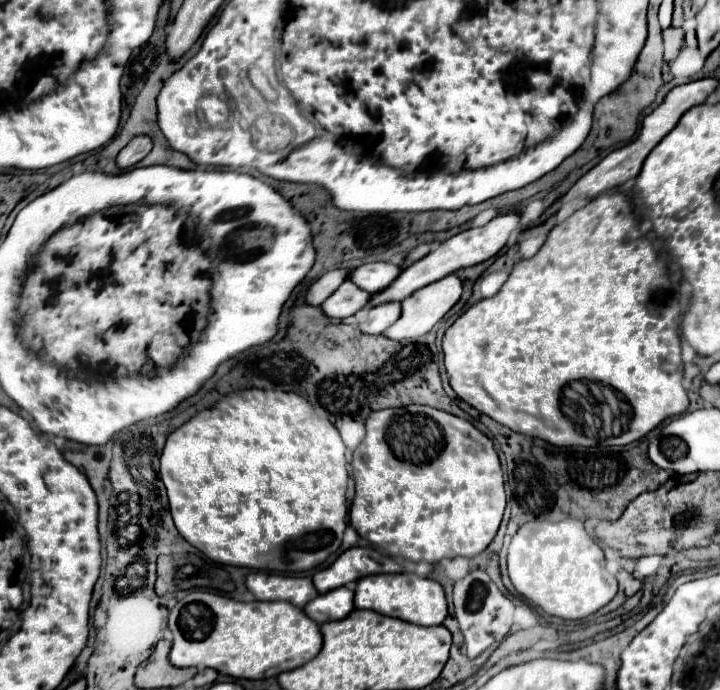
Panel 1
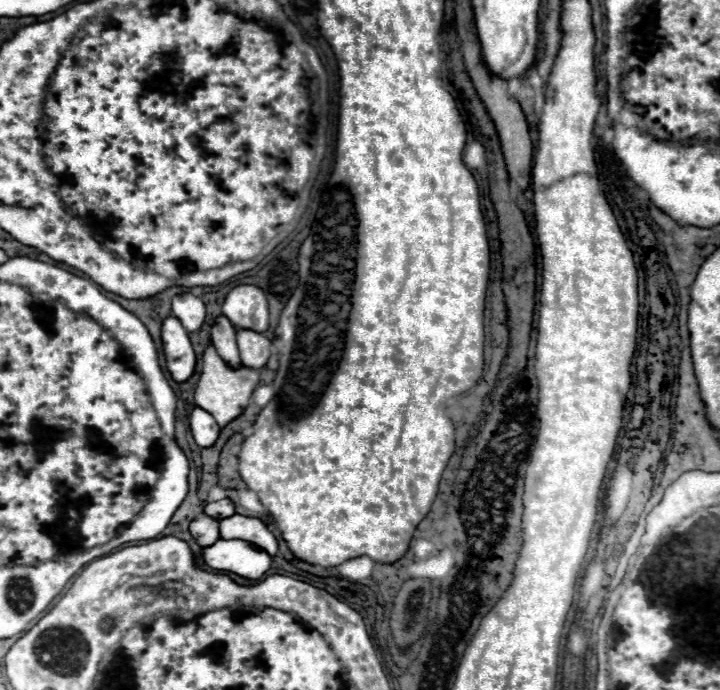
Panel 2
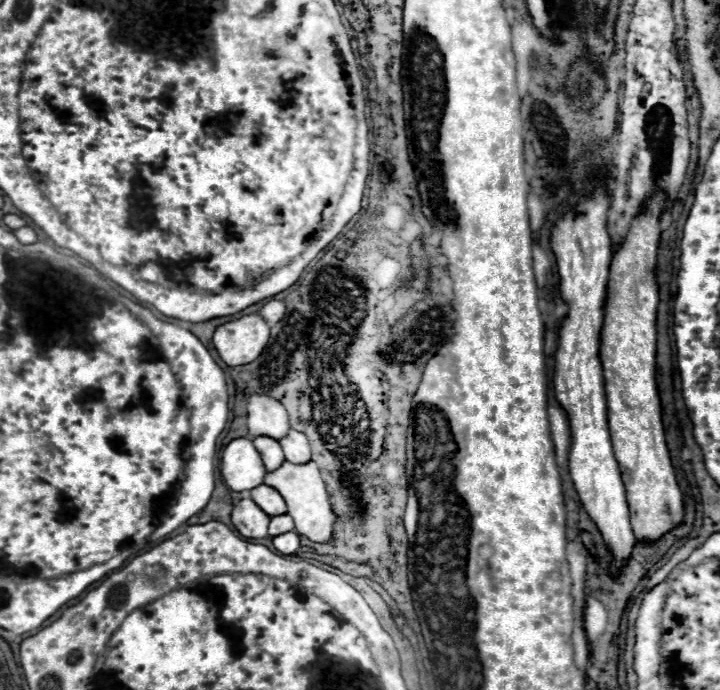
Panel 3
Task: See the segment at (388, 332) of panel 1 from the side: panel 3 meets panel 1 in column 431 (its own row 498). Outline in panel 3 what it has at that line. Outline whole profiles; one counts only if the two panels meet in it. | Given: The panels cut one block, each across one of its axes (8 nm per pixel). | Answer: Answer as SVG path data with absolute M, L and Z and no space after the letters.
M284 462L278 470L266 472L264 484L272 484L272 488L276 488L284 496L284 500L288 504L288 514L294 518L298 534L302 534L314 542L320 542L320 544L328 544L334 538L336 514L332 512L326 484L314 462L308 462L306 466L294 466L290 462Z

